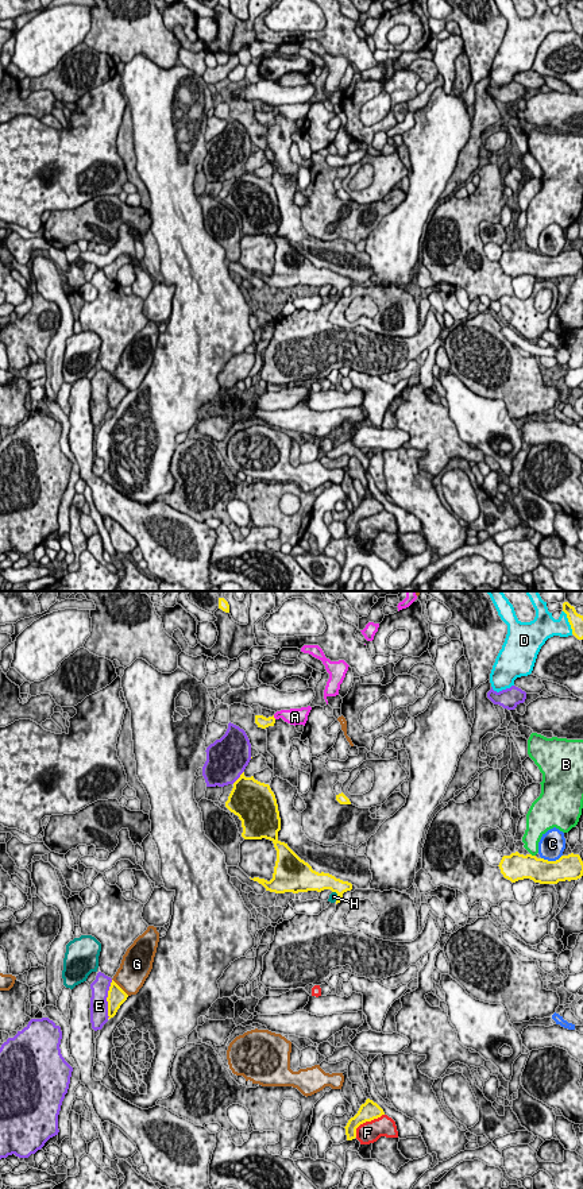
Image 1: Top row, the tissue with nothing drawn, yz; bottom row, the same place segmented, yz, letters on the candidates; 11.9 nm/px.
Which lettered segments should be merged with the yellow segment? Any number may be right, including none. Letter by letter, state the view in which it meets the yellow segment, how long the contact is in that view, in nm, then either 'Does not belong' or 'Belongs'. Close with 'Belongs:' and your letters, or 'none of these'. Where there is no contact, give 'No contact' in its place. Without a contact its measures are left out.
A: Touches yellow in yz. Shared border 60 nm. Belongs
B: Touches yellow in yz. Shared border 70 nm. Does not belong
C: Touches yellow in yz. Shared border 260 nm. Does not belong
D: Touches yellow in yz. Shared border 320 nm. Does not belong
E: Touches yellow in yz. Shared border 460 nm. Does not belong
F: Touches yellow in yz. Shared border 440 nm. Does not belong
G: Touches yellow in yz. Shared border 280 nm. Does not belong
H: Touches yellow in yz. Shared border 140 nm. Does not belong
Belongs: A

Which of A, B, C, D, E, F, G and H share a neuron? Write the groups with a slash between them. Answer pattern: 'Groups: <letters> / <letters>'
Groups: A / B / C / D / E / F / G / H

